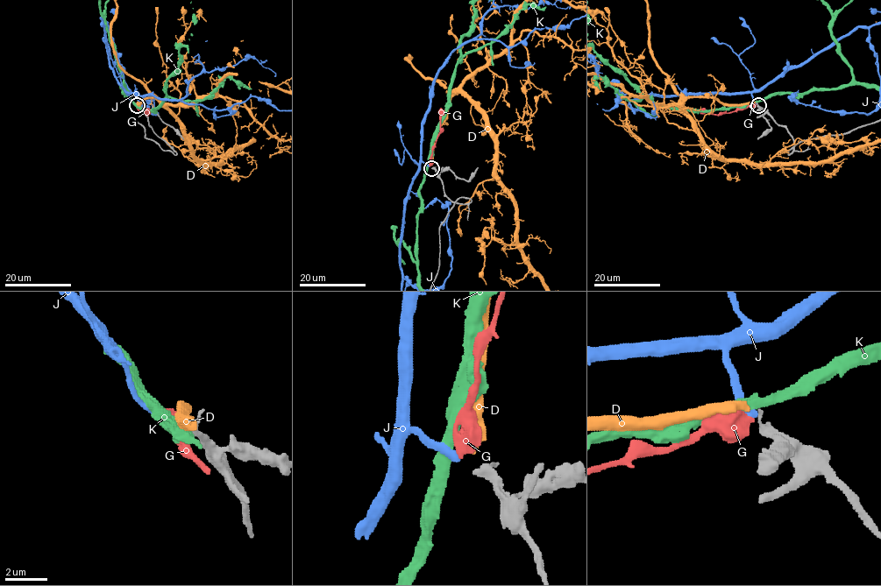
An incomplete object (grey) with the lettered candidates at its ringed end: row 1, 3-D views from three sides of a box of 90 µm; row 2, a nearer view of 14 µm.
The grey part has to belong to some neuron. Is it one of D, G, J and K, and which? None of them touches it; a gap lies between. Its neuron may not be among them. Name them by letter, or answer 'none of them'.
J

